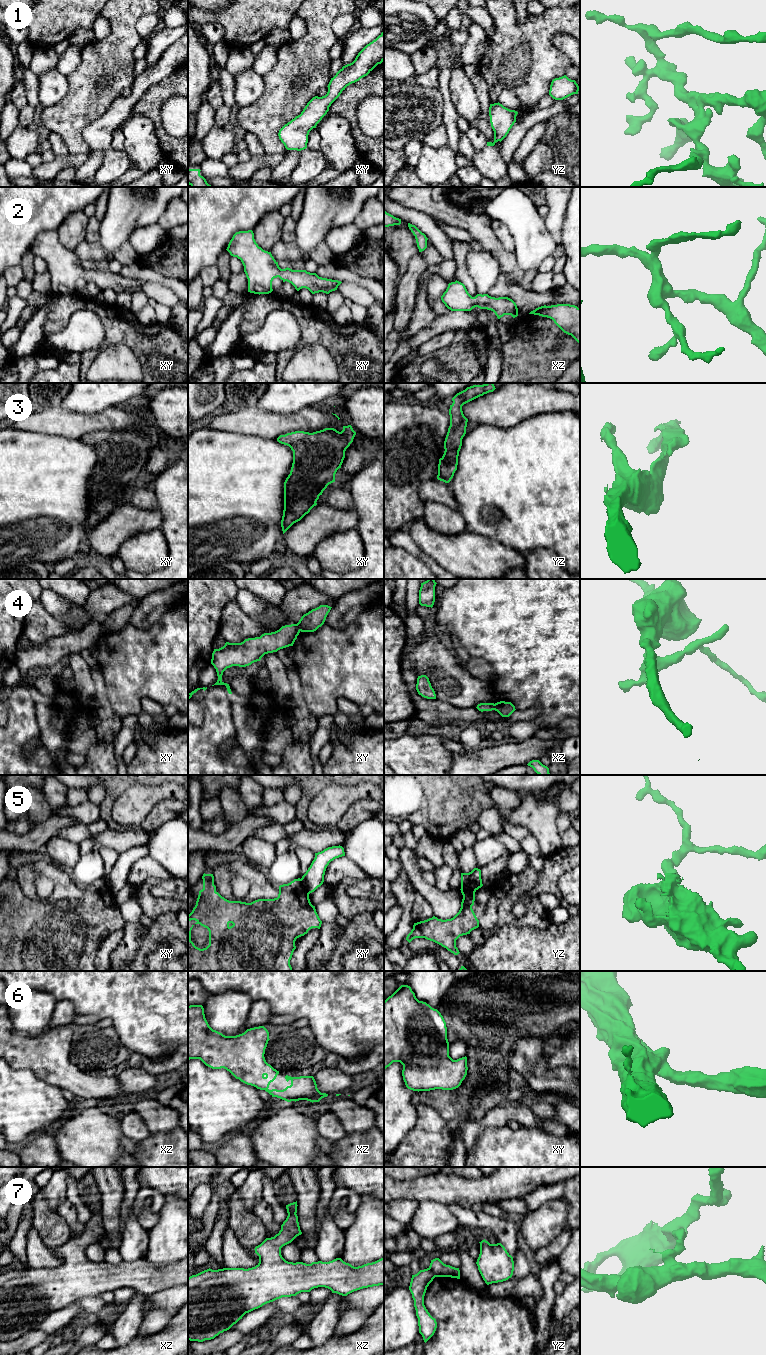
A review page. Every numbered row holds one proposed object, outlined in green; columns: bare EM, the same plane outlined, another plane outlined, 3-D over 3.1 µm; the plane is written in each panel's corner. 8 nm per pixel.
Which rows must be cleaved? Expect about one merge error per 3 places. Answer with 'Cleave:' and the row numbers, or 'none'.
Cleave: 4, 5, 7

